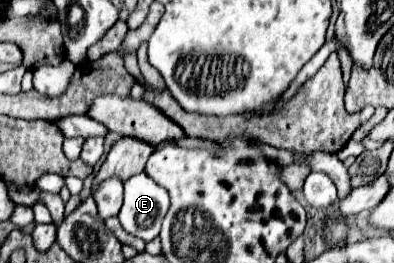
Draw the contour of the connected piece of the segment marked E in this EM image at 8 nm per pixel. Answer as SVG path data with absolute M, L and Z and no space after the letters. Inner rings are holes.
M142 171L124 181L124 205L118 219L130 235L148 243L160 233L168 205L170 195L166 189Z

